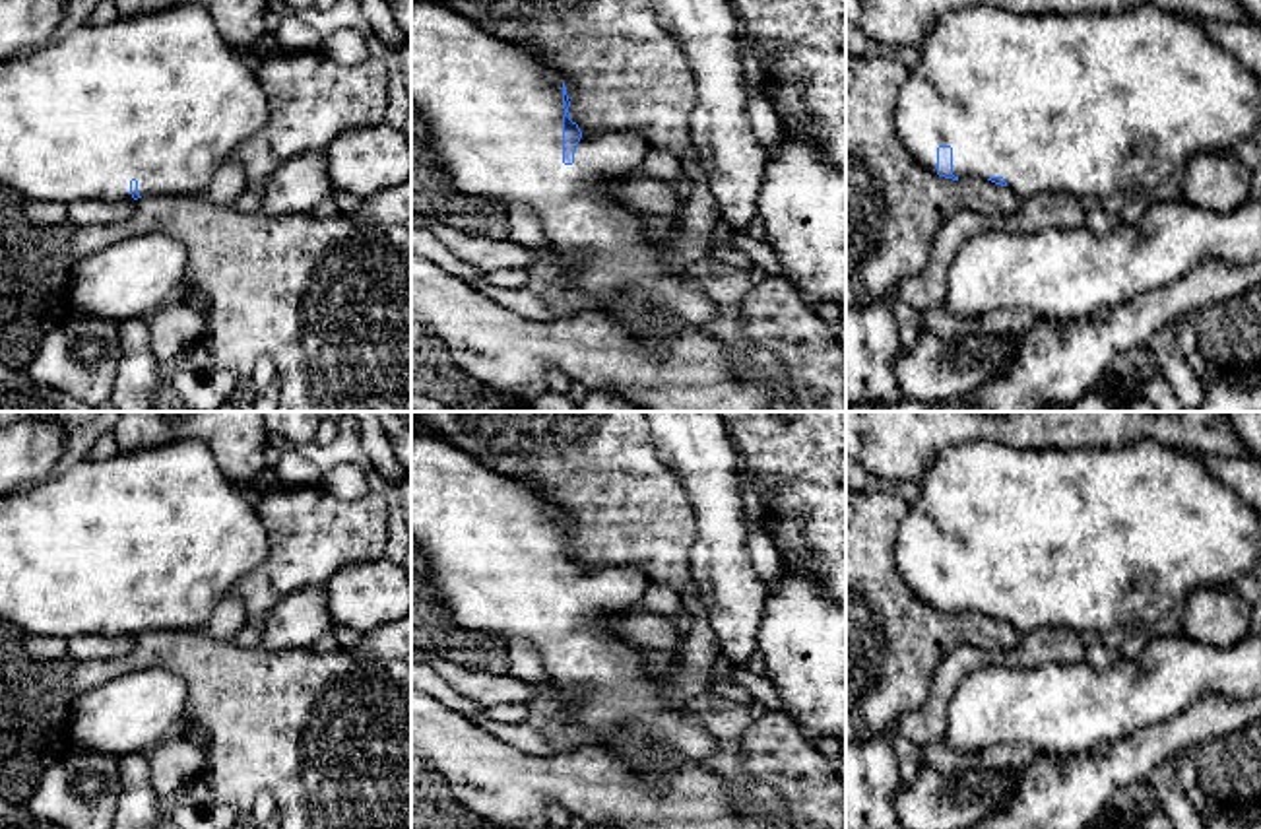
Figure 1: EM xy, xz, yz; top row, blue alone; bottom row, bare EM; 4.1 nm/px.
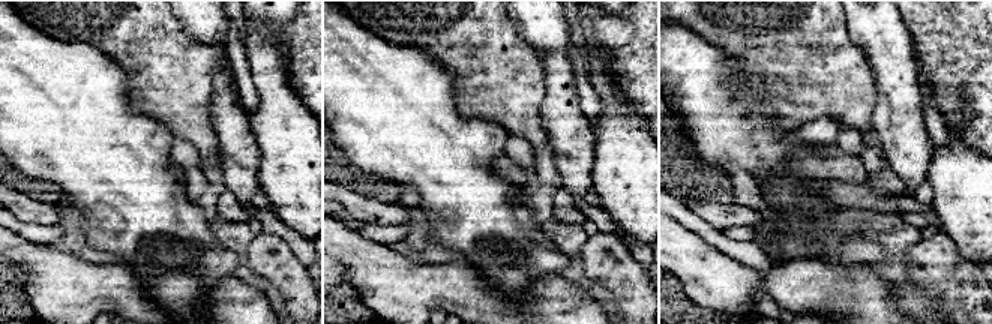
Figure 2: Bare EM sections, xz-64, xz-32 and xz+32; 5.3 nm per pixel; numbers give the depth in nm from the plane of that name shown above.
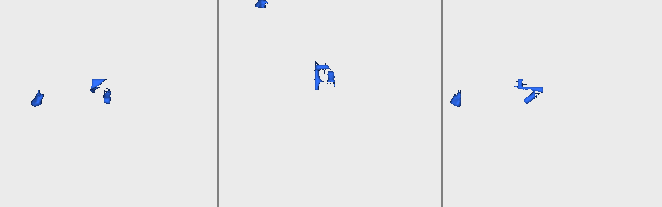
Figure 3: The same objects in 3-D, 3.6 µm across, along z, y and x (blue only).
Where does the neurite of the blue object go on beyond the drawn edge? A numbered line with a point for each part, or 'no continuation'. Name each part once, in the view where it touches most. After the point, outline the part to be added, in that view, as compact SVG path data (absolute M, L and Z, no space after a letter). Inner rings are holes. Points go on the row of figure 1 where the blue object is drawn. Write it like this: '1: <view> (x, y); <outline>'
1: xz (493, 111); M411 0L411 107L417 111L436 163L460 194L489 200L501 208L526 204L539 217L547 237L545 258L559 264L563 282L594 297L598 311L615 316L646 340L665 340L673 332L700 330L722 311L685 272L685 256L644 235L644 214L611 200L605 184L642 171L650 144L636 132L609 130L582 136L574 163L563 163L563 72L534 56L528 45L499 39L438 0Z

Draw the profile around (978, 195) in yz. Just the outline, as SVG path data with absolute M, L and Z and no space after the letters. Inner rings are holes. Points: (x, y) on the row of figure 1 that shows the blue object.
M846 50L846 305L879 301L892 287L918 276L933 250L935 231L956 210L1009 216L1022 198L987 179L939 177L920 165L904 148L894 107L910 68L873 50L854 56Z

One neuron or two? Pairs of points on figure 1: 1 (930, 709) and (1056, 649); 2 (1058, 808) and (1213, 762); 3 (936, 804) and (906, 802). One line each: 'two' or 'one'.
1: one
2: two
3: one

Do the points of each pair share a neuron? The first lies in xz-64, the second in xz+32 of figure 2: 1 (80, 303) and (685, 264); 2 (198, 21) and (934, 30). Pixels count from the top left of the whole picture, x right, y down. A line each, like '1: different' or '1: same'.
1: same
2: different

